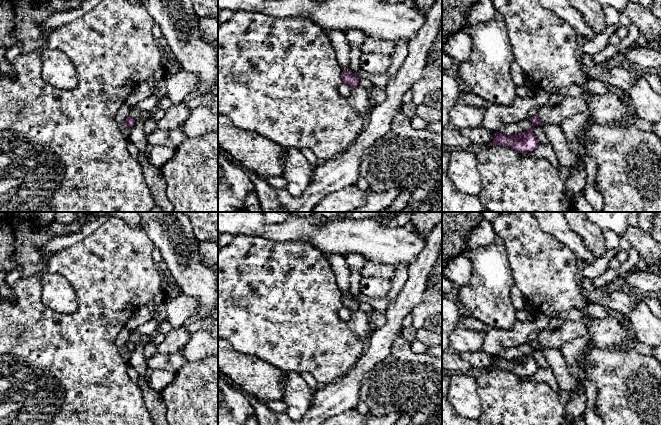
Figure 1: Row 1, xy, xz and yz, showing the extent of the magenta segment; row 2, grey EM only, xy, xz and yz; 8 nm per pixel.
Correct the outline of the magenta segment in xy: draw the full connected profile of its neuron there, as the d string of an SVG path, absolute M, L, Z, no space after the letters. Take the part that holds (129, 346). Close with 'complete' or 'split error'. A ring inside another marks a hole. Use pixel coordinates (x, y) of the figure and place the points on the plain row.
M134 331L130 332L129 340L125 344L126 351L132 351L135 345L140 341L143 335L137 334Z; split error

